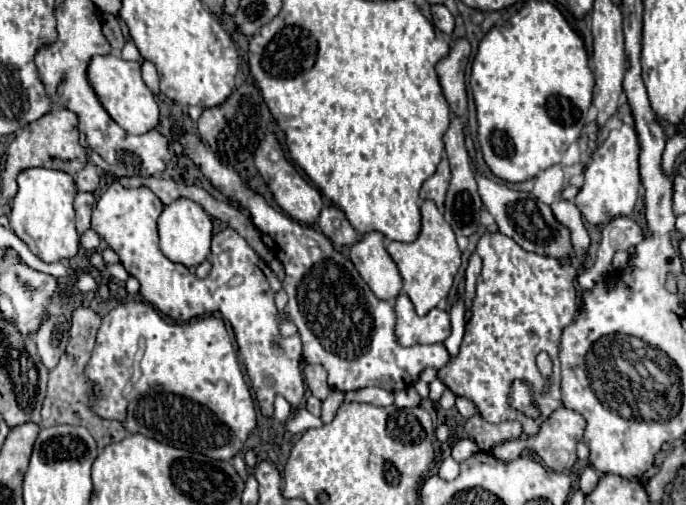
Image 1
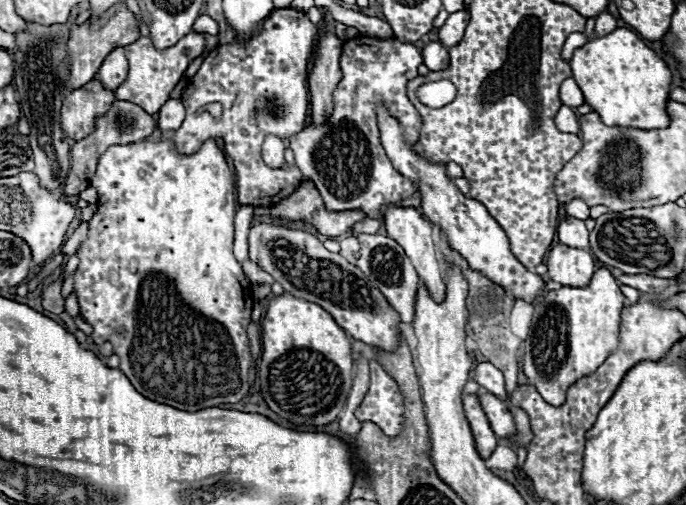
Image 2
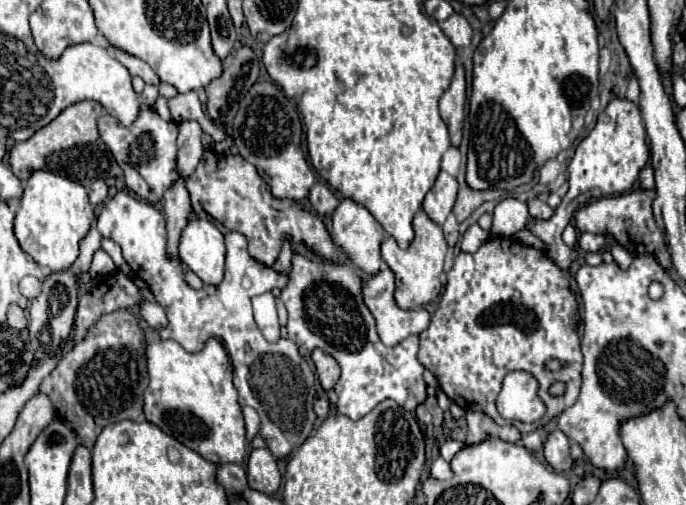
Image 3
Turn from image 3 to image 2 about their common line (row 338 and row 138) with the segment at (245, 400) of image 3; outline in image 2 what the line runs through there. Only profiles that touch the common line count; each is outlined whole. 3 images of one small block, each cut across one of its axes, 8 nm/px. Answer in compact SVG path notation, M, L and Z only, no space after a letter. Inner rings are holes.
M274 8L270 16L262 24L262 32L256 38L250 38L248 42L232 42L218 46L212 50L196 76L190 80L188 88L184 90L182 102L186 108L186 118L182 126L170 134L162 134L162 138L174 138L180 154L192 154L202 146L206 138L218 138L224 142L224 152L234 160L236 176L238 176L238 200L240 204L250 206L274 206L288 198L302 182L302 172L298 168L288 170L274 170L268 168L262 162L260 150L266 136L278 136L280 140L292 138L306 126L306 110L308 110L308 62L312 58L314 46L318 42L318 26L310 22L306 12L294 10L294 8ZM208 104L222 104L222 114L218 118L212 118L212 114L206 110Z

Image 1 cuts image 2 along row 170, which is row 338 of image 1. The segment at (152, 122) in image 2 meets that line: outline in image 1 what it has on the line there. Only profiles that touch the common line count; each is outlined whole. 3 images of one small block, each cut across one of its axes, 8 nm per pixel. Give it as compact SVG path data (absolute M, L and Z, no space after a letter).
M78 308L72 314L72 322L70 322L70 340L68 346L60 358L60 364L50 370L50 378L48 378L48 392L44 398L44 408L42 408L42 428L52 428L58 424L74 424L74 426L86 426L90 430L90 434L94 436L94 440L98 442L98 450L104 450L108 444L120 442L122 438L128 436L128 432L124 430L124 426L116 420L102 420L98 418L92 410L90 410L90 394L86 394L86 376L84 376L84 368L86 362L90 360L92 348L94 348L94 338L100 326L100 316L90 310L90 308Z

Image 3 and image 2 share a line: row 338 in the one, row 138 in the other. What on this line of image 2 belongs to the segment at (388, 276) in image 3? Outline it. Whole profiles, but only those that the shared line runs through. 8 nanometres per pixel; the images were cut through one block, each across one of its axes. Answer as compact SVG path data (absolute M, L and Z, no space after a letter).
M378 108L378 126L380 126L380 138L382 138L382 146L392 162L392 166L406 178L412 178L414 182L418 182L418 190L422 194L422 210L426 214L426 218L440 226L440 230L446 234L448 246L452 250L456 250L470 266L470 270L474 272L482 272L486 278L490 278L494 284L502 286L506 292L510 292L514 298L526 300L530 304L536 302L536 298L542 294L542 290L546 288L546 280L542 280L542 276L530 272L528 268L524 268L514 254L510 252L508 246L508 238L504 234L504 230L498 226L498 222L488 214L488 210L472 200L466 198L454 184L452 180L446 176L446 164L432 164L428 162L424 156L420 156L416 150L408 148L404 142L404 134L402 134L402 126L398 124L396 118L392 118L386 108Z

